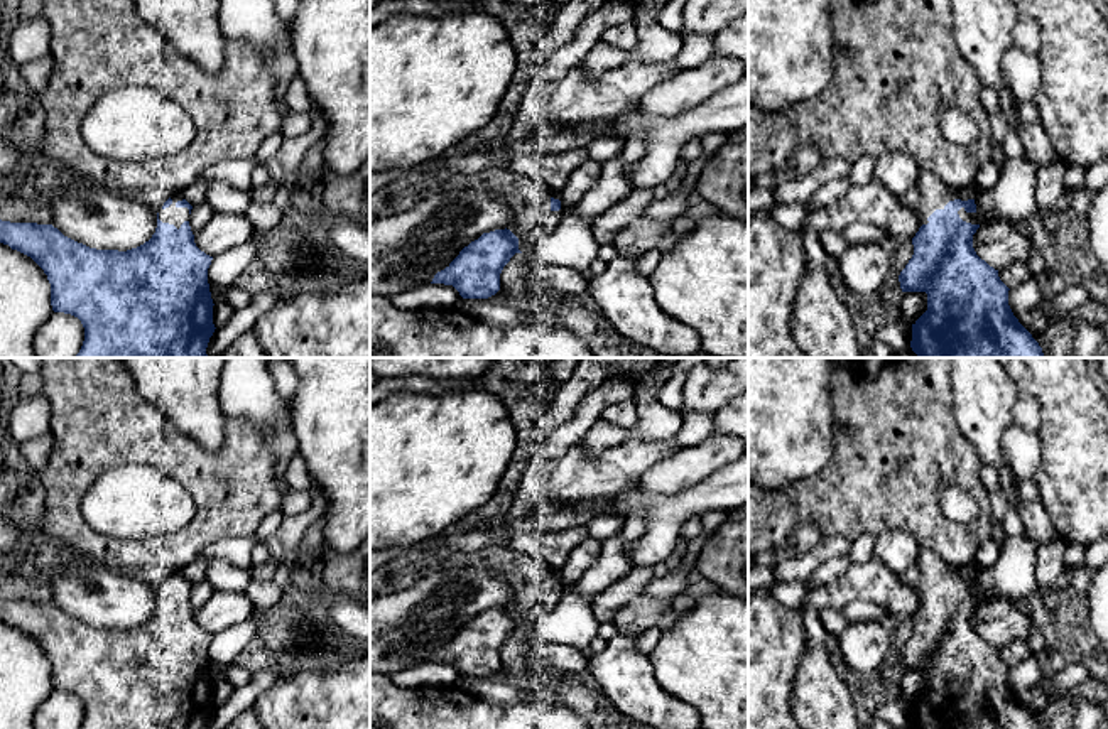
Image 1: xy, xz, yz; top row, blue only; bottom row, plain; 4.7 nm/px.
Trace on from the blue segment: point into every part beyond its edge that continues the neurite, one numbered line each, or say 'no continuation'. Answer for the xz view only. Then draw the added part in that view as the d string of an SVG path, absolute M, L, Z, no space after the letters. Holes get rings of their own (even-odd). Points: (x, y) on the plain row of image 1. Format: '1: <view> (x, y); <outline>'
no continuation

